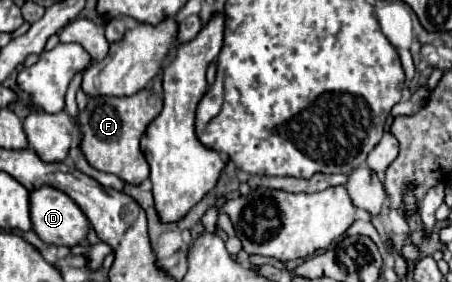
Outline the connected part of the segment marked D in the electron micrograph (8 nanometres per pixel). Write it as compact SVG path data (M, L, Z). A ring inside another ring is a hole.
M44 185L38 187L30 193L30 219L32 219L32 229L38 233L38 237L48 243L48 245L66 245L66 247L74 247L80 241L86 239L88 233L88 219L82 213L82 209L62 191Z

